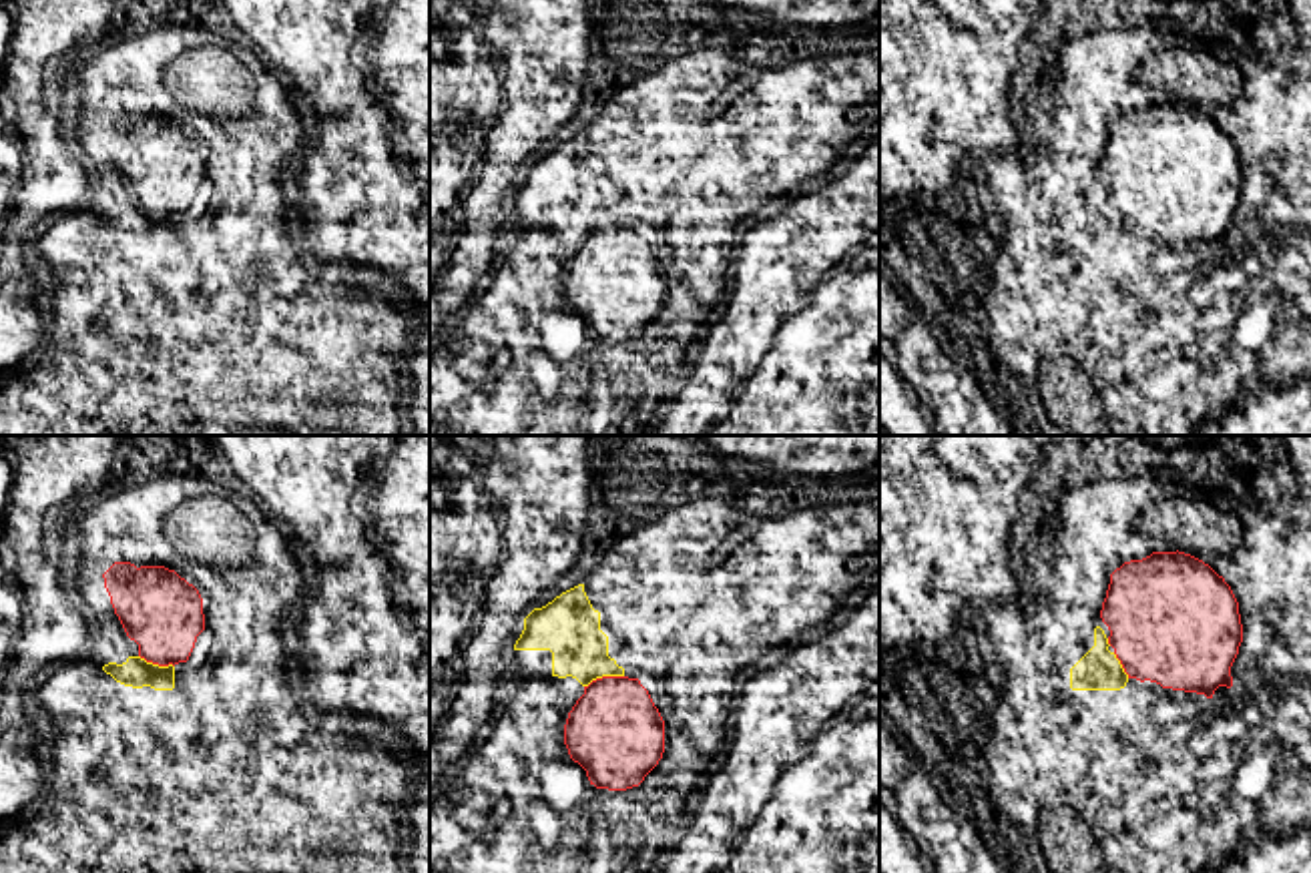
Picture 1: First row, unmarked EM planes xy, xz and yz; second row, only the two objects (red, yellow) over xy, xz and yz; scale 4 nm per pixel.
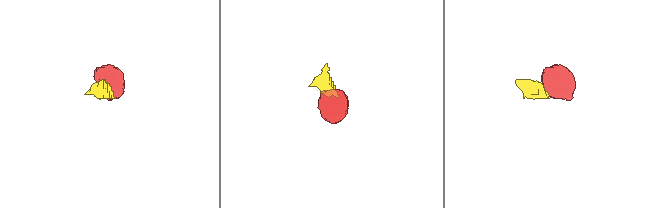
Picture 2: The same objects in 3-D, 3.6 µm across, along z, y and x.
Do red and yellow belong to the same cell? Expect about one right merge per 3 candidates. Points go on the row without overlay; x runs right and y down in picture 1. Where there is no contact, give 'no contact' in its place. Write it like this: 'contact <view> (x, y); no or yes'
contact xz (603, 227); no

